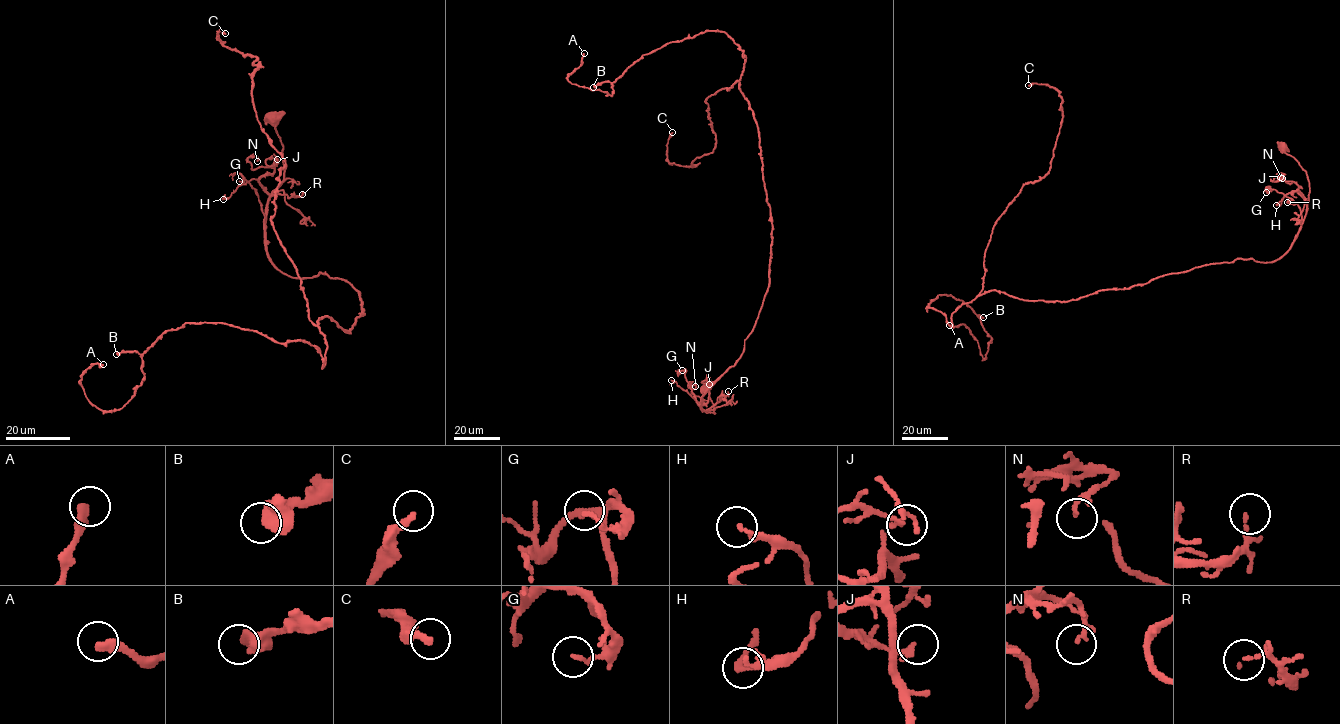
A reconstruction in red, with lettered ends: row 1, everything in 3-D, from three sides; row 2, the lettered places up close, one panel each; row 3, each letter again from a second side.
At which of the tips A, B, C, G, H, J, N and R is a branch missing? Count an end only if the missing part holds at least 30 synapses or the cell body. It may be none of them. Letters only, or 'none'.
none

